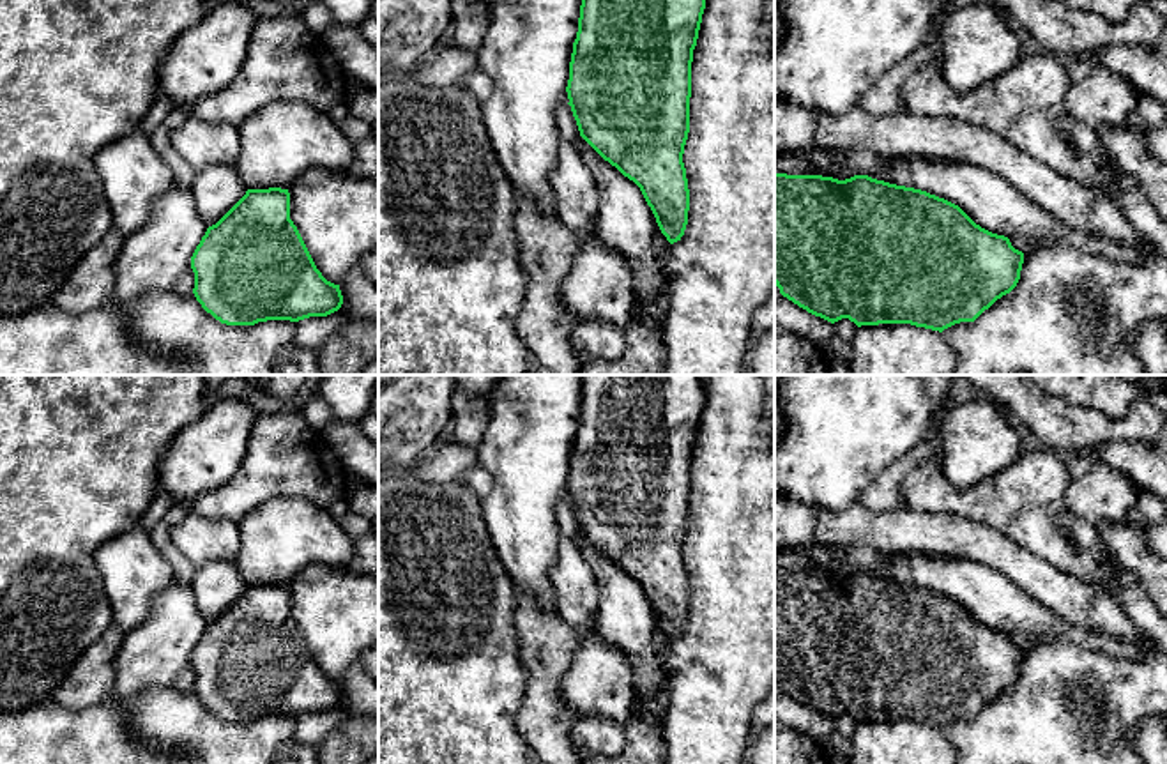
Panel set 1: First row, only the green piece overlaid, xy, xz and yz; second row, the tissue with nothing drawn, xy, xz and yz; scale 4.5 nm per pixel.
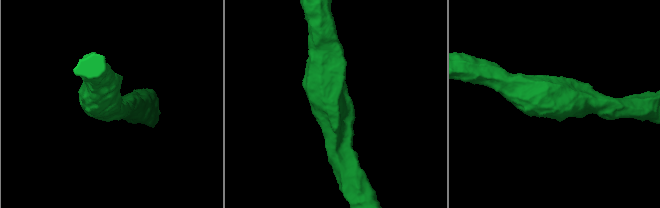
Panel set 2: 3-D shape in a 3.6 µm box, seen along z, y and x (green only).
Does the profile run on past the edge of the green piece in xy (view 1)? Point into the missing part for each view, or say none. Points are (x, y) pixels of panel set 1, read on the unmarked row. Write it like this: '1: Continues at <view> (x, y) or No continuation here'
1: No continuation here

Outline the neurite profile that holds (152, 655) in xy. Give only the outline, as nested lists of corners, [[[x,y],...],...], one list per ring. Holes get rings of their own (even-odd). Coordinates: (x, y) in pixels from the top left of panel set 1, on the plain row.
[[[172,582],[154,600],[150,615],[126,631],[113,660],[113,699],[173,686],[191,663],[191,653],[207,624],[198,612],[191,582]]]

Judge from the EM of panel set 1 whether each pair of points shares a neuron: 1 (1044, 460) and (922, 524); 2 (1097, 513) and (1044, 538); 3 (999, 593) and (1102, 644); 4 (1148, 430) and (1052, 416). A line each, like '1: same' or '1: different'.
1: different
2: different
3: same
4: same

